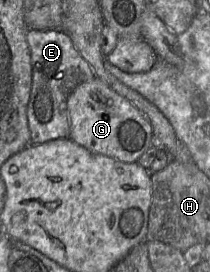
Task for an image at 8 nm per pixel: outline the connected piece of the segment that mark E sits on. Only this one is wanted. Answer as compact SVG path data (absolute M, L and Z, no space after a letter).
M29 29L26 40L32 66L32 85L27 105L30 143L41 144L58 138L69 138L67 99L78 85L95 78L95 73L63 30Z

